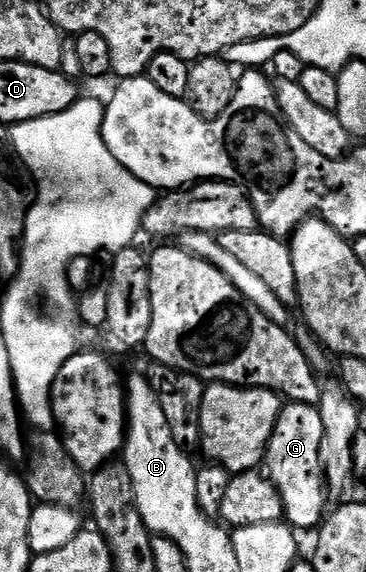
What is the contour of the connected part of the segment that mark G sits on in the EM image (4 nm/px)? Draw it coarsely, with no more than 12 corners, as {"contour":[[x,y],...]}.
{"contour":[[283,405],[266,446],[285,521],[328,513],[318,407]]}

